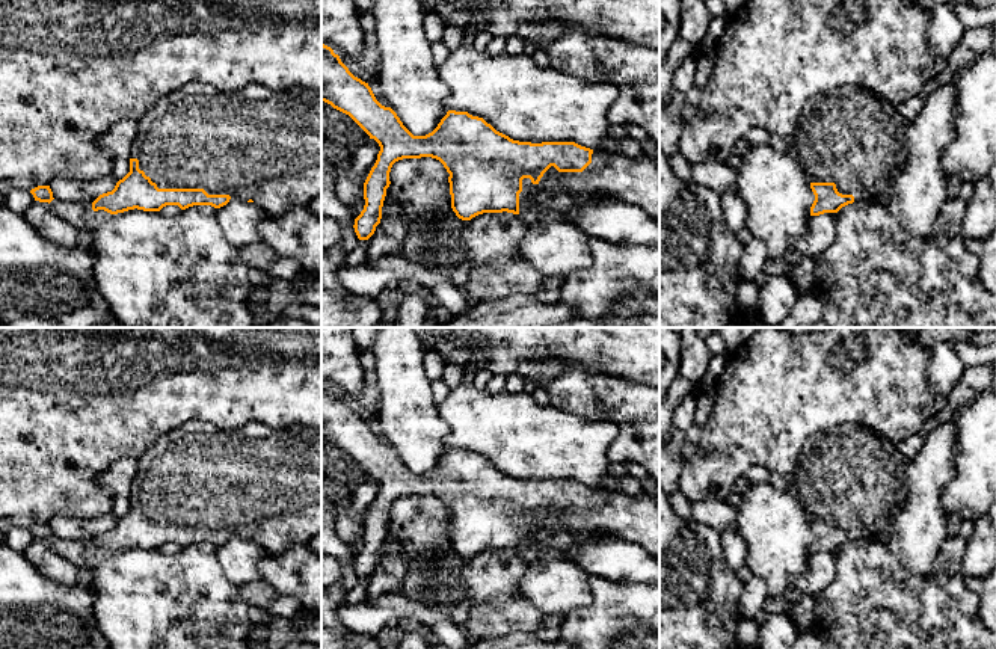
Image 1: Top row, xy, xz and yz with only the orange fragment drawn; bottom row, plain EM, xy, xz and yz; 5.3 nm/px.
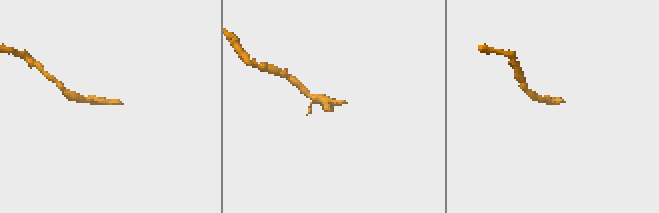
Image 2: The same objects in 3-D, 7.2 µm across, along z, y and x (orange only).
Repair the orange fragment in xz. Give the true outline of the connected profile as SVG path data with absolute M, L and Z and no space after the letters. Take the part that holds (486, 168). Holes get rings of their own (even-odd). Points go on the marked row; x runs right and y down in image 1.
M321 44L321 101L349 115L380 146L377 160L364 183L364 210L353 225L359 240L368 240L380 223L386 189L391 184L389 172L392 165L403 158L421 157L439 160L450 174L451 208L462 220L471 220L483 213L507 211L518 214L527 223L569 222L567 208L592 198L625 201L643 208L653 219L659 217L659 166L647 155L631 157L622 152L593 151L575 142L519 142L496 131L483 118L456 110L448 110L432 133L413 136L391 107L385 107L376 100L368 83L355 77L340 56L324 44Z

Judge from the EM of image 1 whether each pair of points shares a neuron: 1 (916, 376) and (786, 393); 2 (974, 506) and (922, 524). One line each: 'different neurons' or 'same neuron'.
1: same neuron
2: different neurons

